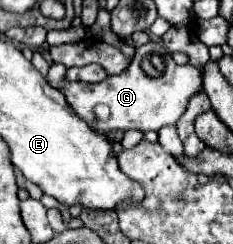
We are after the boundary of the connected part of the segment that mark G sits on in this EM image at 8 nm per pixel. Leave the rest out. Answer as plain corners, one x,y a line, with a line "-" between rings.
149,42
135,50
133,62
117,76
109,76
99,84
71,82
65,78
66,67
53,64
47,72
47,84
59,90
69,106
99,134
115,130
161,130
175,124
187,110
189,98
203,92
203,68
193,64
175,64
169,50
163,44

